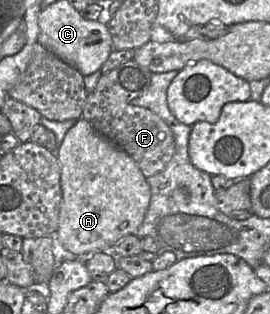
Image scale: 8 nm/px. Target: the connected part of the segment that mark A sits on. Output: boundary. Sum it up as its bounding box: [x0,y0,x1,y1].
[54,119,151,258]

